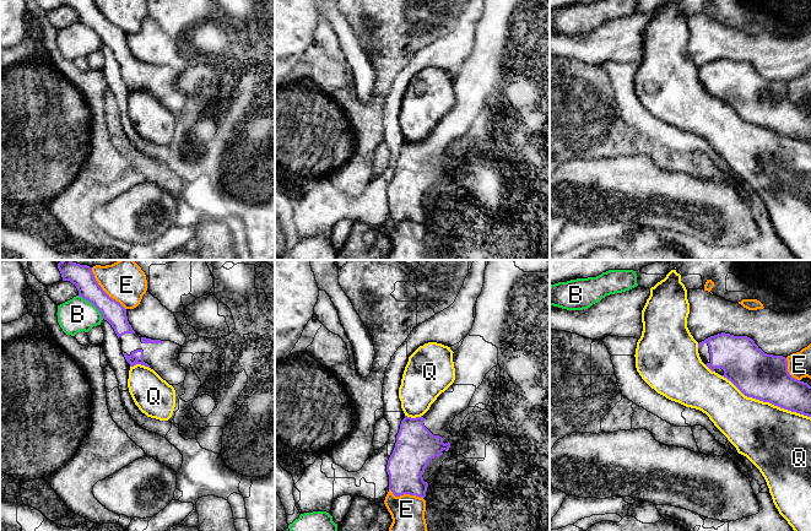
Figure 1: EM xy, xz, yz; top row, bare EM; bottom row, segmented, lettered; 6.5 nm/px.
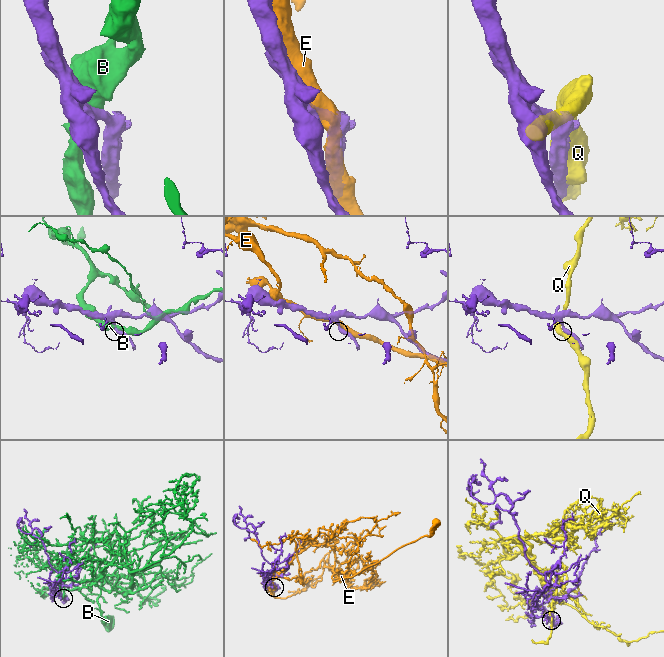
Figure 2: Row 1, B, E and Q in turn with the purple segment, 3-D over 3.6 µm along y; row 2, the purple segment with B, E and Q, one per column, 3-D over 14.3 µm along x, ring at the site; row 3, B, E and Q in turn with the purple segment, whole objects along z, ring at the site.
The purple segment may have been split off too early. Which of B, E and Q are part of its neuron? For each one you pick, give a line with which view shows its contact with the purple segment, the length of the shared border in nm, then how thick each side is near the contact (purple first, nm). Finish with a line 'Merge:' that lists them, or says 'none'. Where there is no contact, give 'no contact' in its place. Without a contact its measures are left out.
Merge: none

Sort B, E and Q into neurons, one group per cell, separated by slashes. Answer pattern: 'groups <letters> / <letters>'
groups B / E / Q

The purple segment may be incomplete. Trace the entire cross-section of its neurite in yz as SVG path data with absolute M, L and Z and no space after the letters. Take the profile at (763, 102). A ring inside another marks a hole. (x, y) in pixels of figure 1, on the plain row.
M725 58L699 67L698 78L745 121L811 142L811 112L789 99L785 82L764 78L747 61Z

